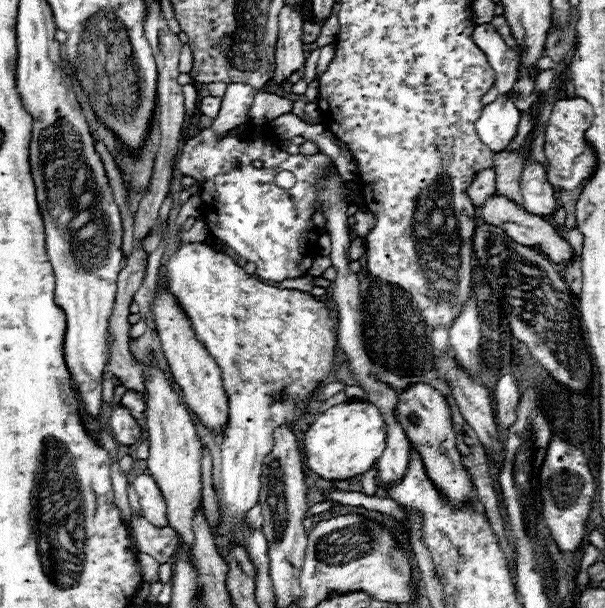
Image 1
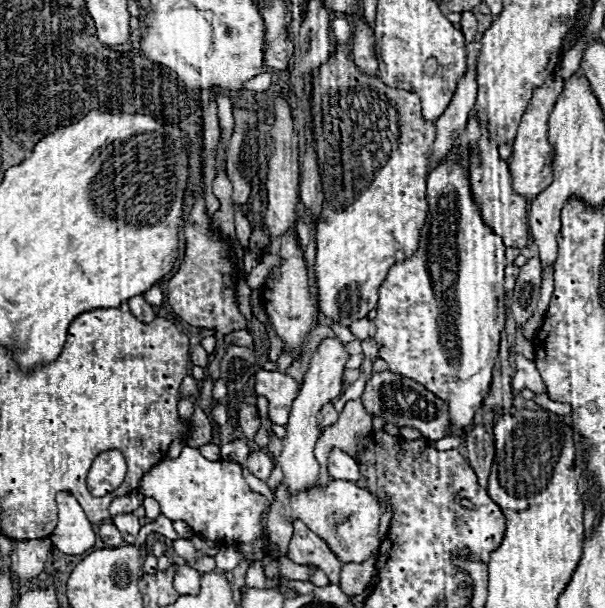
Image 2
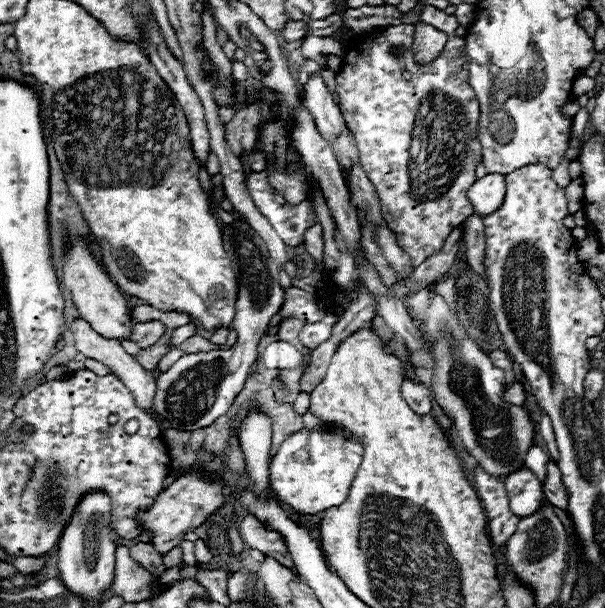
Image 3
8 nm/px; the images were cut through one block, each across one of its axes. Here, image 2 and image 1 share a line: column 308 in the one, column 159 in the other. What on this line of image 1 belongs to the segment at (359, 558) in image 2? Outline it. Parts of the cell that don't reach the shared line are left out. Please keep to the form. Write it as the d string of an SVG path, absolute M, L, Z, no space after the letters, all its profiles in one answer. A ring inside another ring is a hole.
M140 474L132 480L132 486L140 498L140 506L142 506L142 514L144 518L154 524L156 528L168 526L168 518L166 518L166 502L164 496L158 488L158 484L154 482L154 478L150 474Z

